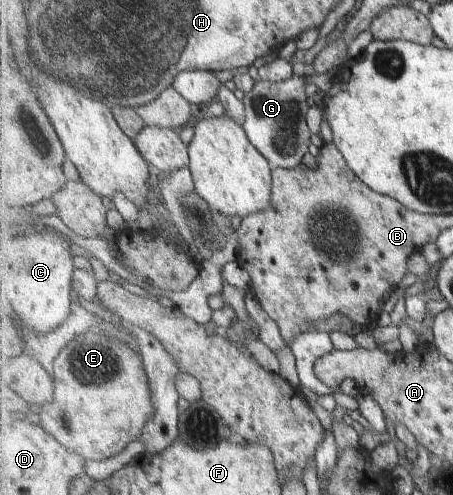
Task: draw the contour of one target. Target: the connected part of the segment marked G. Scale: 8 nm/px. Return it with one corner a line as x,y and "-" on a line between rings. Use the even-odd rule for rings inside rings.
294,74
279,82
258,80
252,90
243,96
247,117
243,128
272,167
295,168
302,163
302,157
310,147
311,133
305,123
309,107
306,81
302,77

